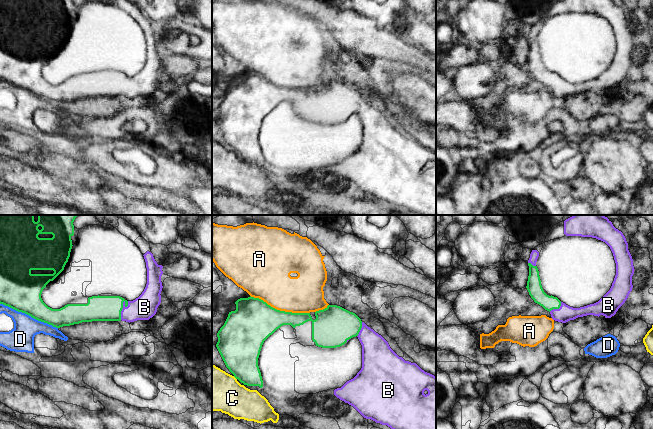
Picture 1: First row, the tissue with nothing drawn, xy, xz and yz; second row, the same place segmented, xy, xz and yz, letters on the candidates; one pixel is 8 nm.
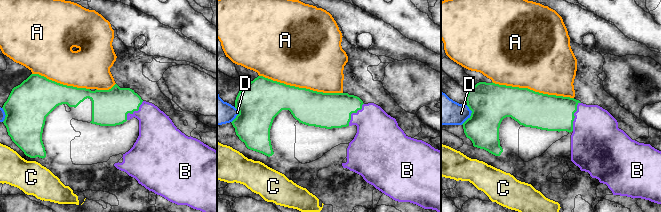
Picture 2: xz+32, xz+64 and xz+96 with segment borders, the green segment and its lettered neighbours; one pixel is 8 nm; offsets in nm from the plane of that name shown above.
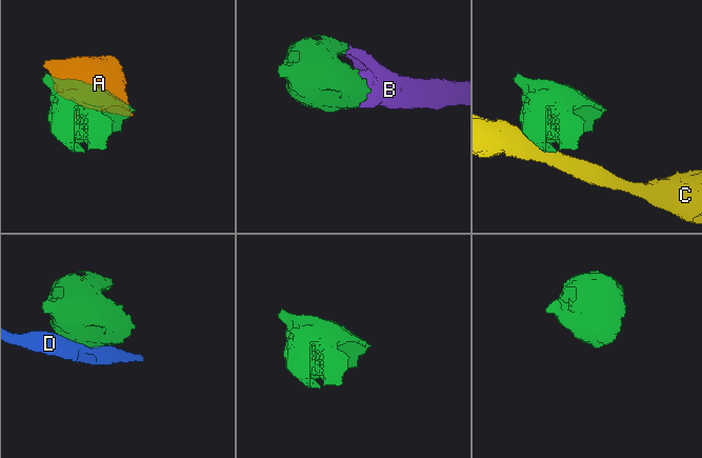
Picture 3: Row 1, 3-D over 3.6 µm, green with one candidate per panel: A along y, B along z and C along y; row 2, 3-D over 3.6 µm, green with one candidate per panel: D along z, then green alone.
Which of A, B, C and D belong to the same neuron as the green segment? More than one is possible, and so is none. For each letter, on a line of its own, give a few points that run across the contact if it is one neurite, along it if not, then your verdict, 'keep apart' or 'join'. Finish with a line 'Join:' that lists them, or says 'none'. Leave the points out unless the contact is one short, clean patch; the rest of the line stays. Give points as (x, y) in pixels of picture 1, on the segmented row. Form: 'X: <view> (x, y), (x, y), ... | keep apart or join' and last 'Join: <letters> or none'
A: keep apart
B: join
C: xz (233, 376), (236, 379) | keep apart
D: keep apart
Join: B

